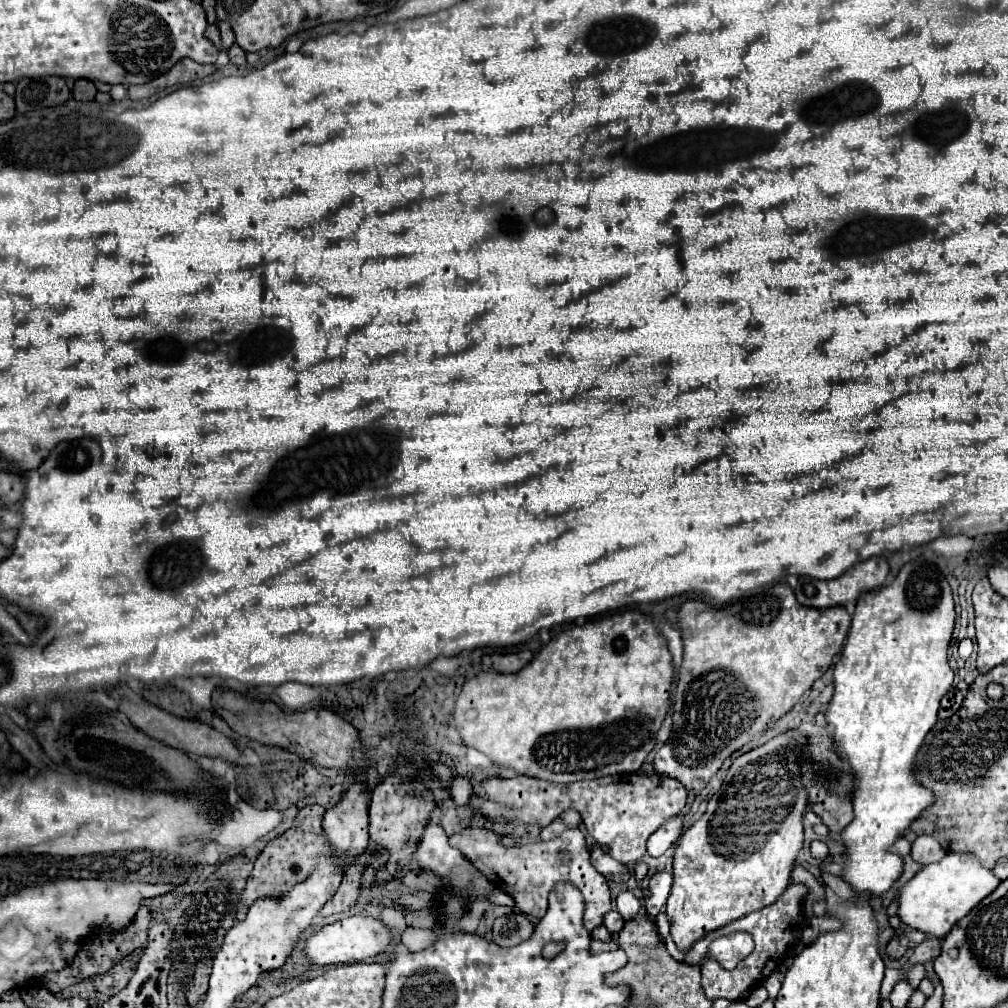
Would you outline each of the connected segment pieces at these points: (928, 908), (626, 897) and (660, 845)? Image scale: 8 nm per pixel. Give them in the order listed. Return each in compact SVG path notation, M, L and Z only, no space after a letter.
M946 853L938 863L930 863L922 867L906 885L900 887L898 899L898 917L904 925L918 929L930 937L946 937L950 929L968 915L984 897L988 897L1000 879L982 867L974 855L968 853Z
M630 891L618 893L618 897L616 897L616 909L624 917L624 921L630 921L640 911L640 907L642 907L640 901Z
M672 817L648 839L648 855L660 857L668 847L672 847L682 831L682 817Z

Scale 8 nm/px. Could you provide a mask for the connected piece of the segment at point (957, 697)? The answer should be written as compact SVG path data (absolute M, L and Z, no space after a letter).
M950 689L944 697L942 697L942 701L940 701L940 719L948 719L948 717L952 717L956 711L958 711L958 707L962 705L962 701L964 701L964 693L962 691L958 691L958 689Z

